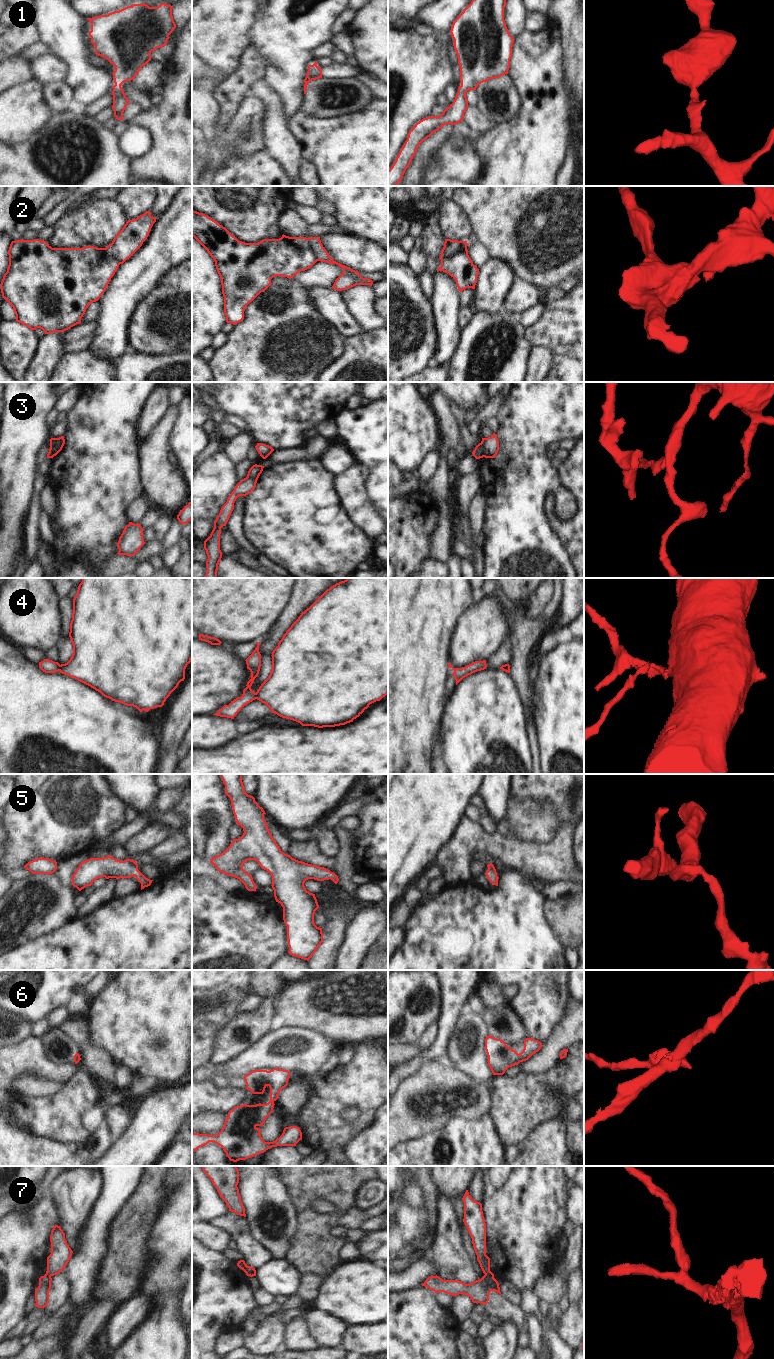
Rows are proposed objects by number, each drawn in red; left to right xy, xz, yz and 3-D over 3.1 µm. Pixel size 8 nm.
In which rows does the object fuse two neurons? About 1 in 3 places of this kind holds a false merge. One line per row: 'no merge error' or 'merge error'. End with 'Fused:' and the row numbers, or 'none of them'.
1: no merge error
2: merge error
3: merge error
4: merge error
5: no merge error
6: no merge error
7: merge error
Fused: 2, 3, 4, 7

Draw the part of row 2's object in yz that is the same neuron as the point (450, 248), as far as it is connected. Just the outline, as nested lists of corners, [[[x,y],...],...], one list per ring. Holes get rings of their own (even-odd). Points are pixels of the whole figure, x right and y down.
[[[445,239],[444,247],[441,251],[440,260],[443,261],[445,259],[451,258],[455,256],[455,254],[463,249],[465,246],[468,246],[469,244],[467,241],[458,241],[458,240],[451,240],[451,239]]]

